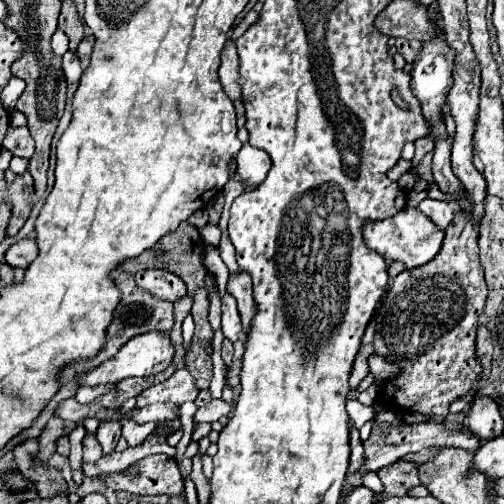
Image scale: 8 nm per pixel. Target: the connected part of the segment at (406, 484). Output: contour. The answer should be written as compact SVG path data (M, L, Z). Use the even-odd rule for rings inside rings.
M400 458L400 462L394 462L392 466L384 466L384 470L378 470L378 478L382 480L384 490L382 494L376 494L376 502L382 502L390 496L406 496L408 490L420 486L418 464L404 458Z

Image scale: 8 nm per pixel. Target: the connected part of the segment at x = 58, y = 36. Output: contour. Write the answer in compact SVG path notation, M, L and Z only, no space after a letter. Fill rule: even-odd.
M56 30L51 38L51 47L56 56L64 56L68 50L68 37L61 30Z

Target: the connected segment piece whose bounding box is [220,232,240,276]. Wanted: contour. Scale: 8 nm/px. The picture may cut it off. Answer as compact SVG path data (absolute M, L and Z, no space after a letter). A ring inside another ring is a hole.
M226 232L222 234L222 240L220 240L220 254L222 254L224 264L228 266L230 274L232 274L232 276L236 276L236 274L240 272L240 268L238 268L236 258L234 258L234 246L232 246L232 242L228 240L228 234L226 234Z

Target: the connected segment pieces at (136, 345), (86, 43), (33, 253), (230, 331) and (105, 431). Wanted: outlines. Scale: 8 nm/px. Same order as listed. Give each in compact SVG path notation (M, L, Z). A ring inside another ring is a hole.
M146 332L146 334L136 336L136 338L130 338L118 350L116 356L102 362L94 370L82 374L78 378L78 384L80 386L106 386L106 384L118 384L120 380L124 380L128 376L154 376L154 374L160 374L162 370L166 370L170 366L172 358L174 358L174 348L172 348L172 342L170 342L168 334L164 334L164 332Z
M86 36L82 42L80 42L80 46L78 46L78 58L82 60L82 66L86 68L88 66L88 62L90 62L90 56L92 56L92 50L94 50L94 36Z
M26 238L26 240L20 240L20 242L16 242L16 244L12 244L10 248L8 248L8 252L6 252L6 262L10 264L10 266L14 266L14 268L28 268L32 262L34 262L34 258L38 256L38 246L36 246L36 242L34 240L30 240L30 238Z
M228 292L222 296L222 332L232 342L242 338L242 326L240 326L240 314L236 308L236 300Z
M100 422L96 438L98 438L104 454L110 454L120 438L120 422Z

